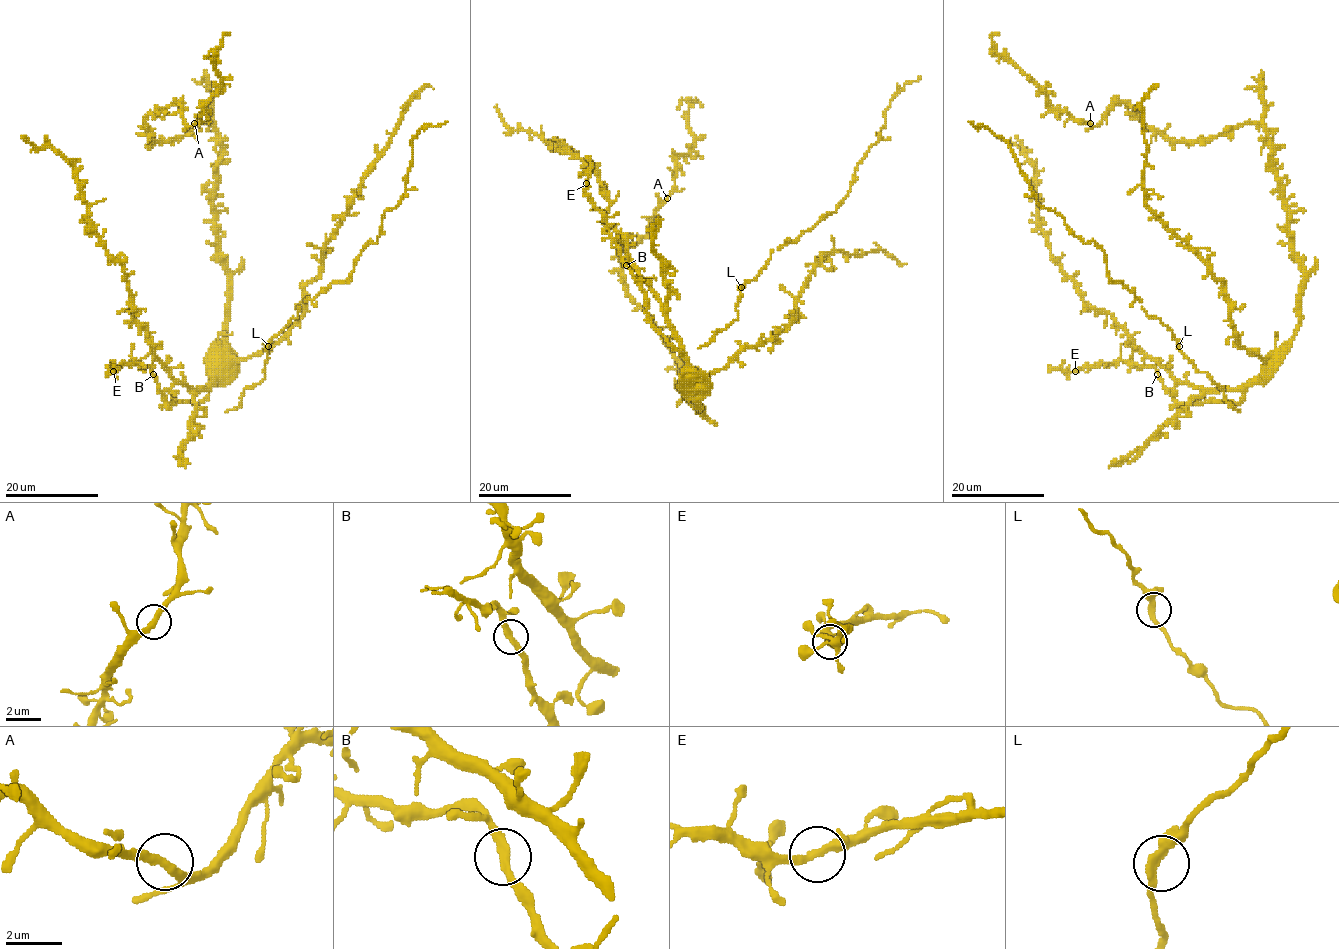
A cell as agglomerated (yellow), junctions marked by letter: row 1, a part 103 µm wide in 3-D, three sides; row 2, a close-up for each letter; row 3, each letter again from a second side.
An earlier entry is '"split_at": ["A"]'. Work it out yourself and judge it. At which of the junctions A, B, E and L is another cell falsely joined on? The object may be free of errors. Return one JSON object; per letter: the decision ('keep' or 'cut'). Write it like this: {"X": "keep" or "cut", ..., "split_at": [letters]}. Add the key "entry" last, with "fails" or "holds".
{"A": "keep", "B": "keep", "E": "keep", "L": "keep", "split_at": [], "entry": "fails"}

